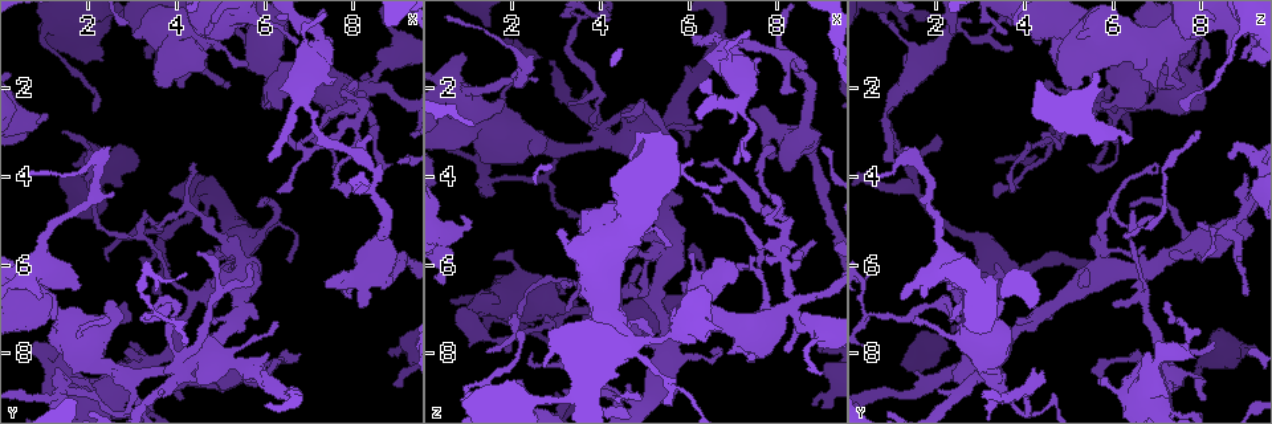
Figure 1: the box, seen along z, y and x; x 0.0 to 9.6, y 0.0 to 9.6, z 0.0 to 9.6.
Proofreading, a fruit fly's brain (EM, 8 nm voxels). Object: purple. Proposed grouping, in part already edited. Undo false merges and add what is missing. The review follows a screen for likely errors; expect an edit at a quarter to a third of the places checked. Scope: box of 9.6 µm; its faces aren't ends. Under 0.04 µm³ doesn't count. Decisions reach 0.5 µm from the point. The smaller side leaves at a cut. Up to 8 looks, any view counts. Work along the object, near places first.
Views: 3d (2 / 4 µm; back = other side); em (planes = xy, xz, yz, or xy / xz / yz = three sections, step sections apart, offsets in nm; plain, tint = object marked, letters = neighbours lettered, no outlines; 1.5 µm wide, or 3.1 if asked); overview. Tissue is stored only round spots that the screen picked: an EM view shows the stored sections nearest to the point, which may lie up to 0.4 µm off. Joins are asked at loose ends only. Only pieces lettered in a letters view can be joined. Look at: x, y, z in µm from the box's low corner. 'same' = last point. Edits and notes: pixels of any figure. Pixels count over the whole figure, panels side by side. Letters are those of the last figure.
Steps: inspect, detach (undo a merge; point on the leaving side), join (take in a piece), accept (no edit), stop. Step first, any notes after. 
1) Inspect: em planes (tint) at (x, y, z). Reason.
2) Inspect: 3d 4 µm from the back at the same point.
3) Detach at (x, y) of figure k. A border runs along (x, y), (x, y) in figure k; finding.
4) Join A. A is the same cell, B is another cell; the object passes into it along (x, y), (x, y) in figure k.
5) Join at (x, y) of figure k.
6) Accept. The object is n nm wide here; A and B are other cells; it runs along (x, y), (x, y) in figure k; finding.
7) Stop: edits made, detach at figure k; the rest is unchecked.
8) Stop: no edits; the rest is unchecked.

Inspect: em xz step 4 (plain) at (1.40, 2.95, 7.90). Free end.

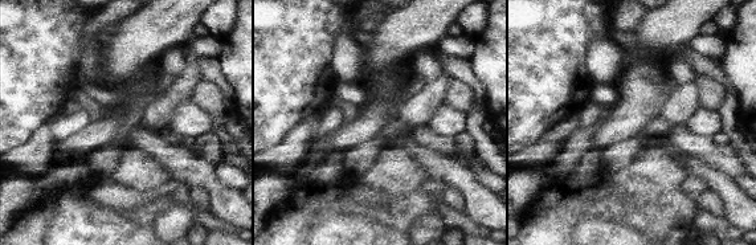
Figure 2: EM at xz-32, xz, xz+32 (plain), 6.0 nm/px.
Inspect: em xz step 4 (letters) at the same point.

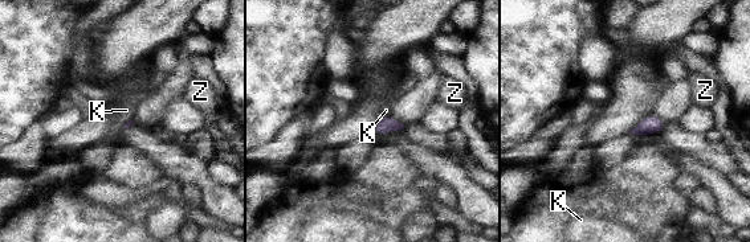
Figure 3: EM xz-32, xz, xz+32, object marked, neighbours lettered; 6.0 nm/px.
Accept. K and Z are other cells; a border runs along (388, 114), (384, 118) in figure 3; no lettered piece goes on from it.

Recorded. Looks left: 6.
Inspect: em planes (letters) at (2.15, 8.95, 6.25). Sudden change in width.

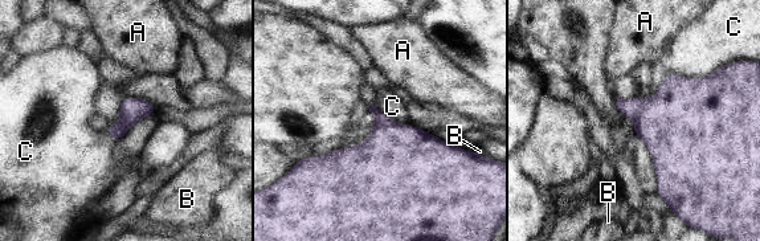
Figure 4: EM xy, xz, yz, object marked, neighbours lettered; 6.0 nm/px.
Accept. The object is 140 nm wide here; A, B and C are other cells; a border runs along (633, 129), (654, 163), (658, 192) in figure 4; continuous, no second neuron.

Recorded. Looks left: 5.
Inspect: em xy step 8 (tint) at (8.50, 4.05, 1.50). Branch point.

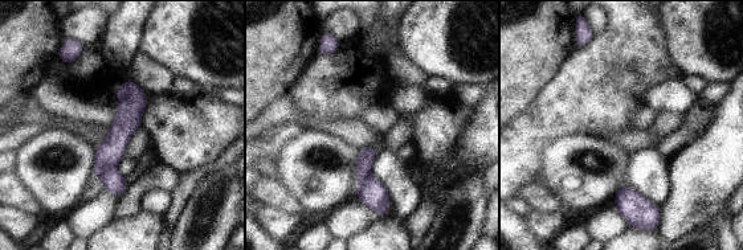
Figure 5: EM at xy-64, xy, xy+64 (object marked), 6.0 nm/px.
Inspect: em planes (letters) at the same point. Another direction.

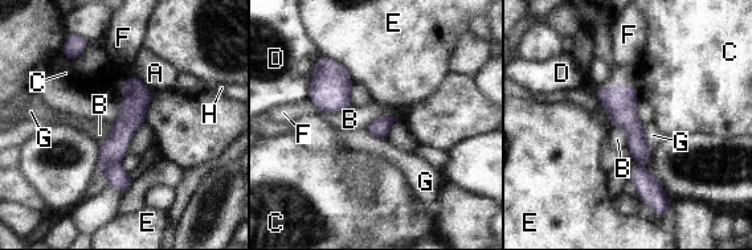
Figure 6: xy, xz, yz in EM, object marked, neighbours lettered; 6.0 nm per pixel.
Detach at (117, 177) of figure 6. A, B, C, D, E, F, G and H are other cells; a border runs along (118, 163), (113, 163), (102, 171) in figure 6; two neurons meet here.

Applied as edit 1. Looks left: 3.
Stop: edits made, detach at figure 6; the rest is unchecked.

